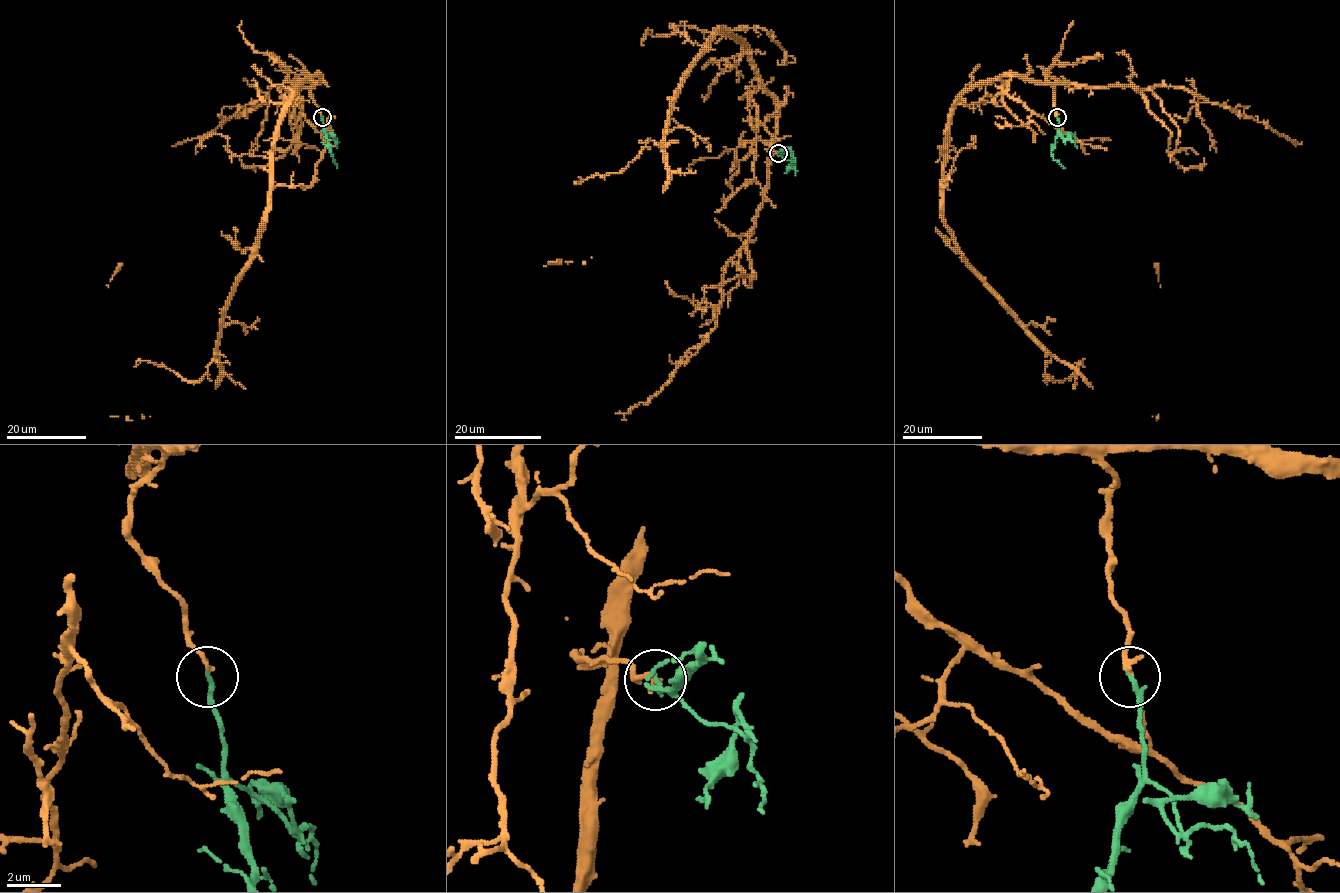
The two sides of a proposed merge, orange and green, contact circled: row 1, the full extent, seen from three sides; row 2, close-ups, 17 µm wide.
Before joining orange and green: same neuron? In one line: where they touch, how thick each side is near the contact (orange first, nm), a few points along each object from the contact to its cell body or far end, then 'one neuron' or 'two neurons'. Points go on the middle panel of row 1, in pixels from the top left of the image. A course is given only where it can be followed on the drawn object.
(778, 153) | 170/190 nm | orange via (778, 153), (776, 99), (718, 31), (665, 144), (579, 184), (548, 263), (561, 260) | green via (778, 153), (780, 155), (790, 149), (794, 163) | one neuron

